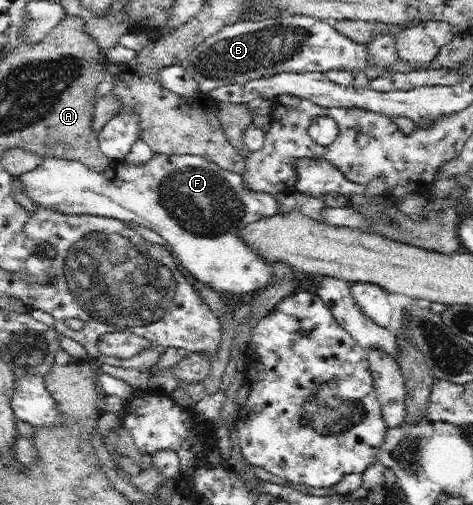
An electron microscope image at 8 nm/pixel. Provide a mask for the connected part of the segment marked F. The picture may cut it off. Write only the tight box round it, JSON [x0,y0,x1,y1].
[18,154,276,297]

